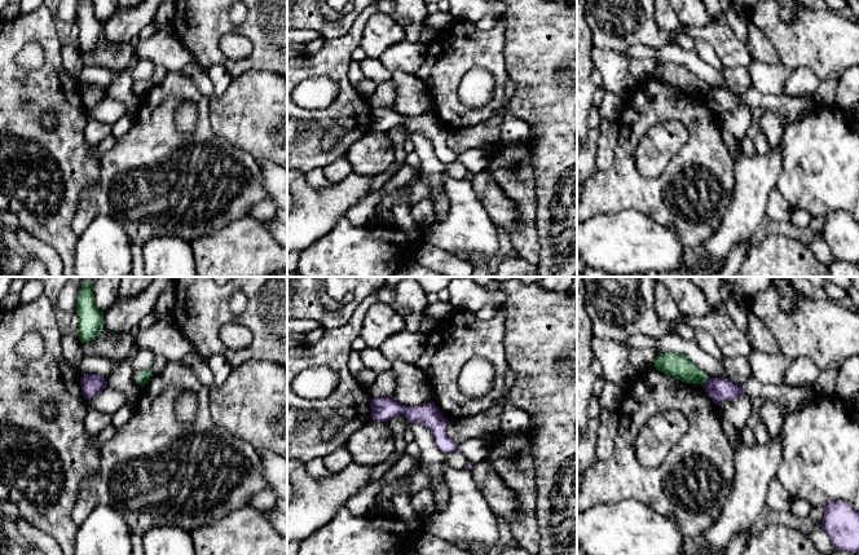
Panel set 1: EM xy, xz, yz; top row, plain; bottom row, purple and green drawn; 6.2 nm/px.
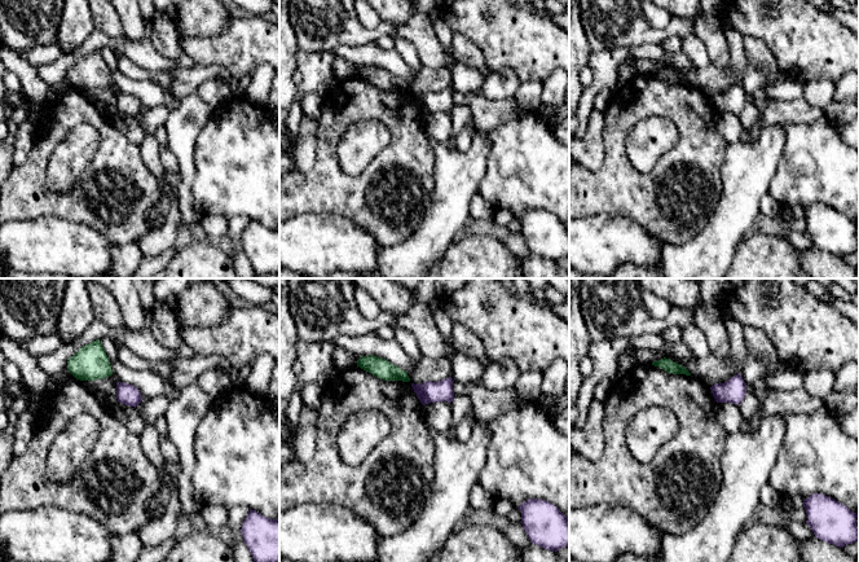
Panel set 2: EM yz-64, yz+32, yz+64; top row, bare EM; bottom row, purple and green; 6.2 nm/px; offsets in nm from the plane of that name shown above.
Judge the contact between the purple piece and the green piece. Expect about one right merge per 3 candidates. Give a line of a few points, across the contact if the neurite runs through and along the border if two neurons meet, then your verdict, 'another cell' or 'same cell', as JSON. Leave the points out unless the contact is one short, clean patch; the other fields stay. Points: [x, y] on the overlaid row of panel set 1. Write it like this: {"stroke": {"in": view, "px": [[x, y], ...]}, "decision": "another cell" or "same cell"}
{"stroke": {"in": "yz", "px": [[709, 378], [701, 384]]}, "decision": "another cell"}

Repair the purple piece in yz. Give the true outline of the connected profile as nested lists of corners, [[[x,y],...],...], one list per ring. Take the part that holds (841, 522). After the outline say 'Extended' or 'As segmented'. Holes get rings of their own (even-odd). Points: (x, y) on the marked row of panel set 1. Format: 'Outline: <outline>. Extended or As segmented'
Outline: [[[843,501],[824,505],[824,519],[820,523],[833,546],[859,555],[859,512]]]. As segmented

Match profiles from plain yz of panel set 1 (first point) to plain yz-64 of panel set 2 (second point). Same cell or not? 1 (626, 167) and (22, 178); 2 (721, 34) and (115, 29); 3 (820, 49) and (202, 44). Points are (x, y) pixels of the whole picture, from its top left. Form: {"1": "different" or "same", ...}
{"1": "same", "2": "different", "3": "same"}

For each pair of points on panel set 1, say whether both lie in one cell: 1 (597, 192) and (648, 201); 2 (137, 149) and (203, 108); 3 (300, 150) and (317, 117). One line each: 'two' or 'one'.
1: one
2: one
3: one

